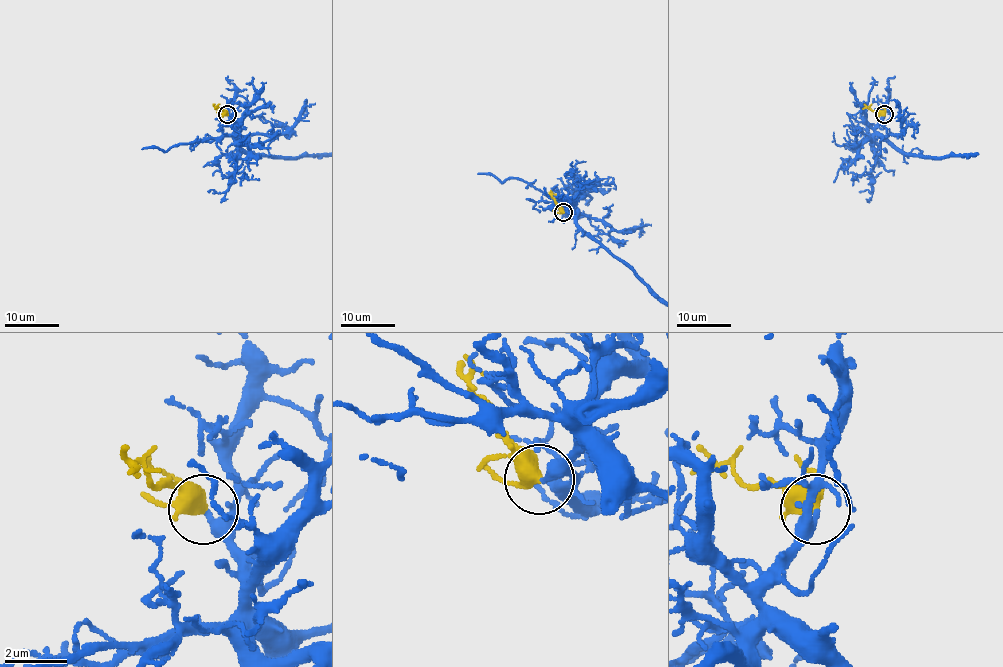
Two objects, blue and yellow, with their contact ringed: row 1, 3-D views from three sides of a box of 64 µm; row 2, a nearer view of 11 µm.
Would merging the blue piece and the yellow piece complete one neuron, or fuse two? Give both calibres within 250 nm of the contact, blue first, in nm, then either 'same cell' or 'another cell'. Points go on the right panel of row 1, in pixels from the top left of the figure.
280/360 nm | same cell

